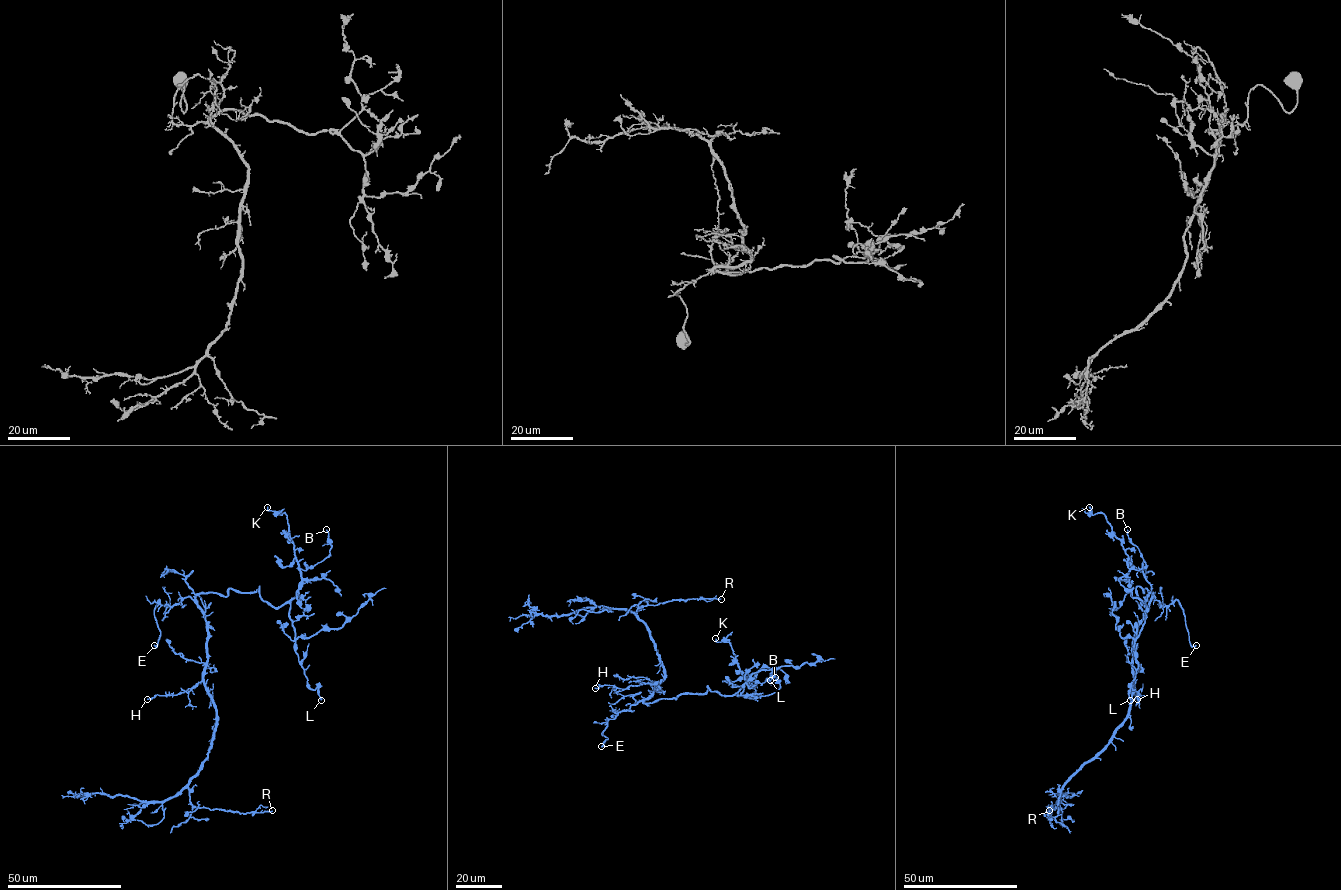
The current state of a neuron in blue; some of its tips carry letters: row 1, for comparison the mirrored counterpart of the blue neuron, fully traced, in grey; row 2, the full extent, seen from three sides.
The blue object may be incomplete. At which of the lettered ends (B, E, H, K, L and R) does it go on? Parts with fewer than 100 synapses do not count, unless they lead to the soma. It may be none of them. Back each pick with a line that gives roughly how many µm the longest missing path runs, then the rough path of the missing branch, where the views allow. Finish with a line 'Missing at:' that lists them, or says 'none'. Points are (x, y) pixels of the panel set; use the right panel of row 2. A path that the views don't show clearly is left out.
E: 25 µm | (1196, 645), (1200, 649), (1206, 665), (1203, 687)
Missing at: E

